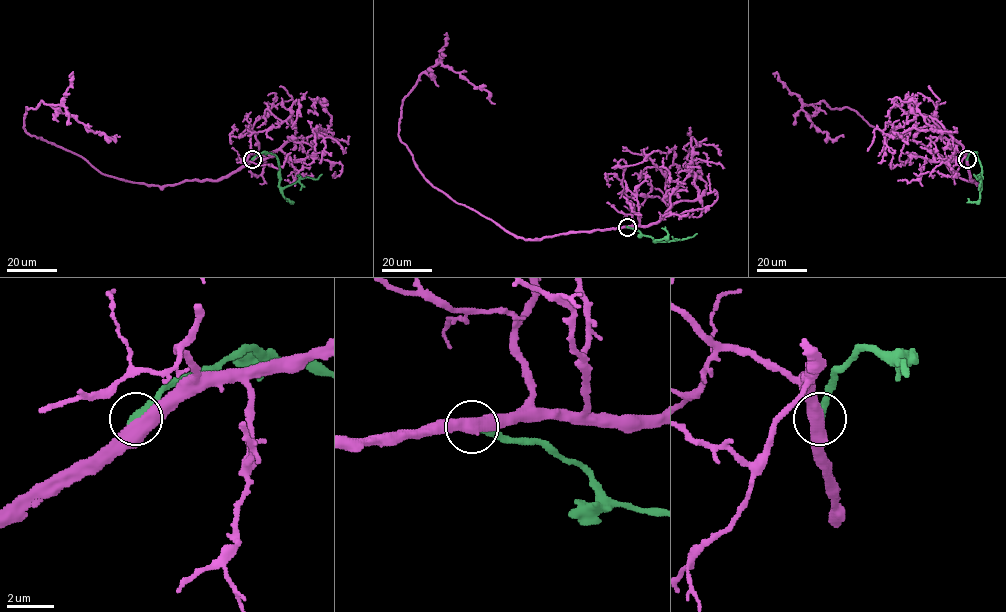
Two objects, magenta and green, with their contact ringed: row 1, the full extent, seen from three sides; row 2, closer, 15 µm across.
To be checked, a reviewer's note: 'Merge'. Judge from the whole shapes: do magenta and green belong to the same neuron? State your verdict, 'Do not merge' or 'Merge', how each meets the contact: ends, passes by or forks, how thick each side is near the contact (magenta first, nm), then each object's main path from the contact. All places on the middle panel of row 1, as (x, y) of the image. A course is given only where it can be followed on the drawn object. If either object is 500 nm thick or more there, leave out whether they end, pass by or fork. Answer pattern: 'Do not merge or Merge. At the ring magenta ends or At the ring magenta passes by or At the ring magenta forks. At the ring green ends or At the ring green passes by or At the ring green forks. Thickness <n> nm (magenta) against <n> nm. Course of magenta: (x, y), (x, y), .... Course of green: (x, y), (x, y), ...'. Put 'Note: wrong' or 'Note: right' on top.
Note: wrong
Do not merge. Thickness 550 nm (magenta) against 360 nm. Course of magenta: (627, 227), (524, 239), (434, 188), (398, 136), (402, 100), (420, 75), (440, 62), (487, 90), (494, 104). Course of green: (627, 227), (649, 236), (654, 241), (686, 239), (697, 233)

